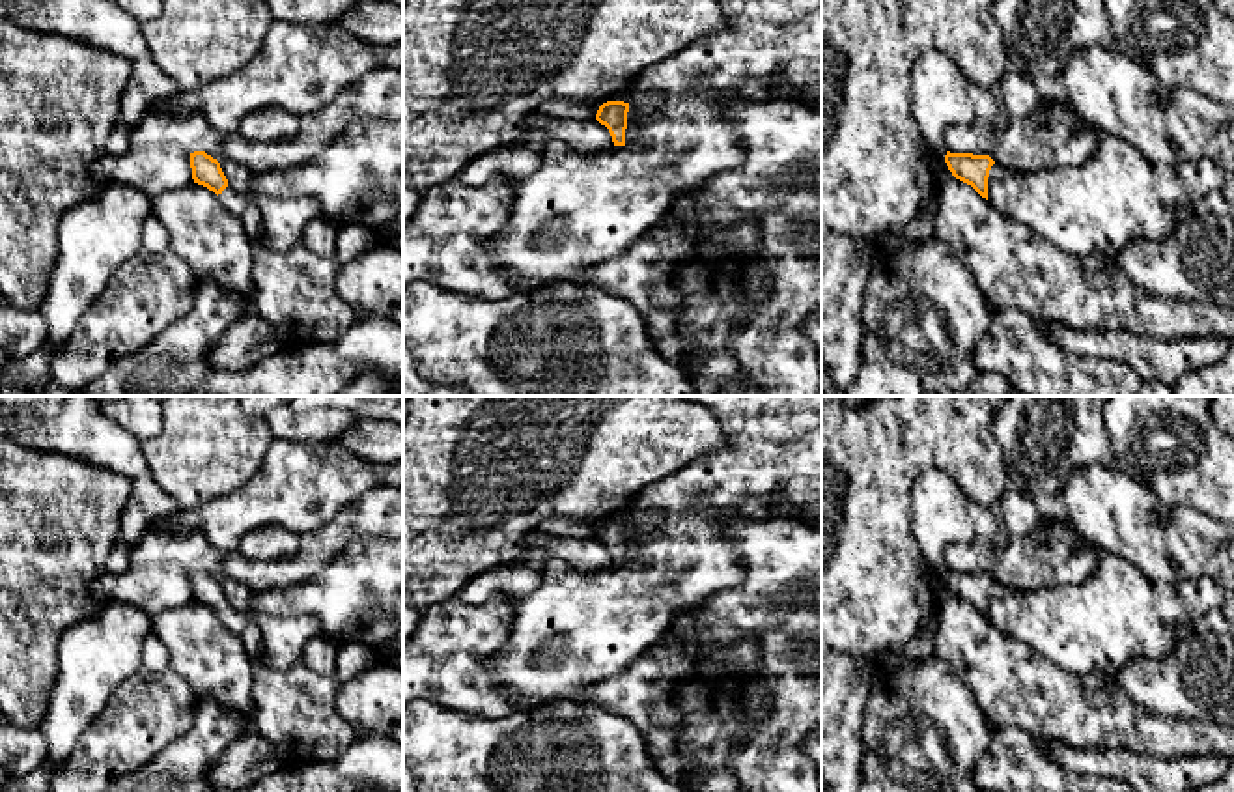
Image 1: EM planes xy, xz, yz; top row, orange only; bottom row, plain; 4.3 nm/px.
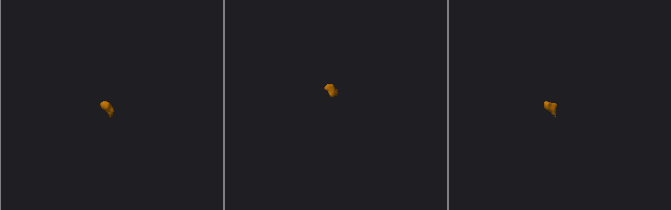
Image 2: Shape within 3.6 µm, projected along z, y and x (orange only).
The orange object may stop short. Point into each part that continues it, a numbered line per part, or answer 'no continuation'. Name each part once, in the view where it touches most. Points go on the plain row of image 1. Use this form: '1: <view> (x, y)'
1: xy (294, 708)

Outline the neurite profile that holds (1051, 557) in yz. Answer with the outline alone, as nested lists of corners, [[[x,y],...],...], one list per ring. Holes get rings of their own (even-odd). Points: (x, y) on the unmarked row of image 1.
[[[1042,519],[1029,536],[1010,536],[1004,547],[984,542],[950,544],[945,564],[950,572],[989,573],[1017,590],[1064,588],[1085,583],[1100,555],[1079,542],[1062,519]]]

